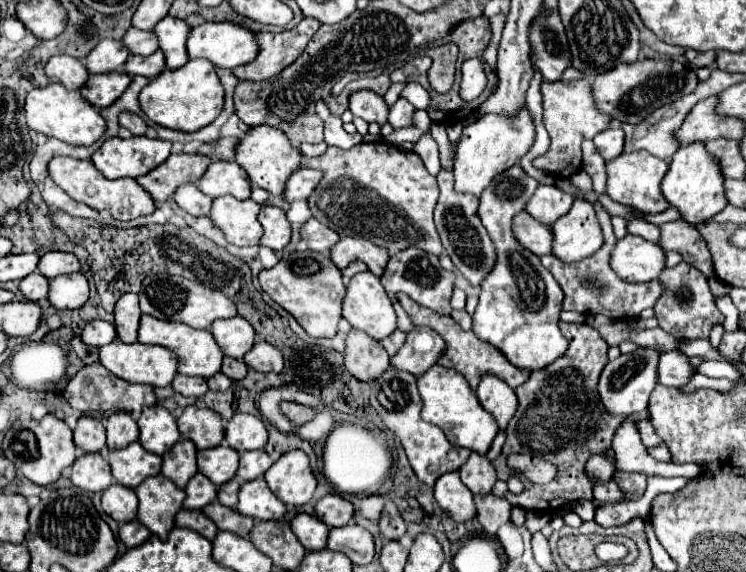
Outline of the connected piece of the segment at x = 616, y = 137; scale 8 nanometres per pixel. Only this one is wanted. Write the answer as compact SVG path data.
M607 128L603 132L599 132L593 142L597 146L597 150L601 152L601 156L605 160L611 160L615 156L619 156L623 152L623 130L621 128Z

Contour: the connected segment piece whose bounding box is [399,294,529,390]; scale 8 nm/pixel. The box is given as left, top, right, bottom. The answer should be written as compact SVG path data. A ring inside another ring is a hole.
M399 294L399 304L405 308L405 312L409 314L411 322L413 322L415 326L427 326L427 328L435 330L435 332L445 340L445 352L443 352L443 356L439 358L439 364L445 366L445 368L453 368L453 370L461 372L461 374L465 376L465 380L469 382L471 390L477 390L477 384L479 384L479 380L481 380L485 374L491 374L491 376L501 378L501 380L507 382L511 388L517 388L517 386L521 386L523 382L527 382L529 372L525 374L525 370L515 368L511 362L507 362L507 358L505 358L495 346L491 346L489 342L479 340L471 330L463 330L451 316L443 316L443 314L437 314L437 312L433 312L433 310L429 310L429 308L423 308L423 306L419 306L417 302L413 302L407 294Z

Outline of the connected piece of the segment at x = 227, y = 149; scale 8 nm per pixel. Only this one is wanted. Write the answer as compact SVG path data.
M221 138L215 144L205 144L203 150L207 150L205 154L209 154L209 156L217 156L219 160L233 160L237 142L239 142L237 138Z

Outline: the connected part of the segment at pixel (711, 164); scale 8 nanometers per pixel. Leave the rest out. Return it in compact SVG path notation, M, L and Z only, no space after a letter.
M699 142L685 144L673 154L669 170L661 182L661 192L665 200L673 208L677 208L681 218L691 226L699 226L707 222L711 216L719 214L727 206L727 200L723 194L723 174L719 170L719 164L705 150L705 144L699 144Z

